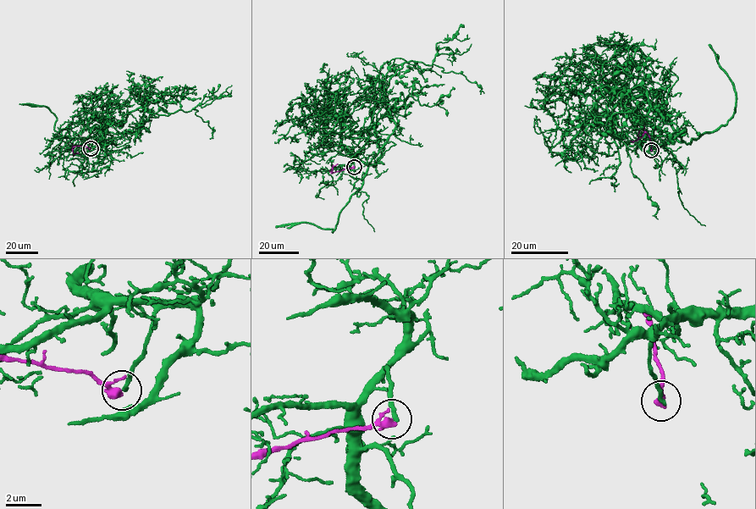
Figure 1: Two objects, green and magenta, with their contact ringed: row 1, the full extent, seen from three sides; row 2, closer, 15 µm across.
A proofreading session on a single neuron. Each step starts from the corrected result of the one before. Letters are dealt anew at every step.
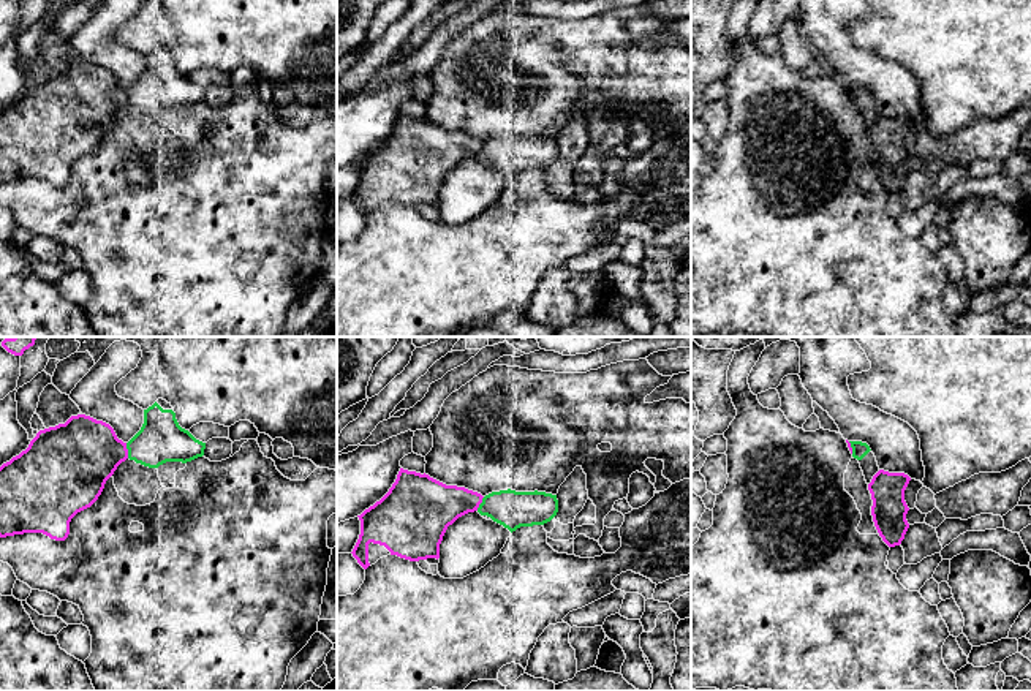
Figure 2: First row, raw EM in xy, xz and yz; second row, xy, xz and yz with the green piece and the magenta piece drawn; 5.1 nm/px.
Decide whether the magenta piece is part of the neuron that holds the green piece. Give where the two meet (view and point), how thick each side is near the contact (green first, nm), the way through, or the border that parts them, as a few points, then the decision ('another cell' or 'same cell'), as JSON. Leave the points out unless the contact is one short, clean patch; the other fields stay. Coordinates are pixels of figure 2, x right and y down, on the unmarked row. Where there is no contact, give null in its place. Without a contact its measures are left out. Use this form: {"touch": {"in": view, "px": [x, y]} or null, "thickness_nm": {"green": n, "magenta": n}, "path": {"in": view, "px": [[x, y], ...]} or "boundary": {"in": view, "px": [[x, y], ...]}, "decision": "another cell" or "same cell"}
{"touch": {"in": "xy", "px": [128, 97]}, "thickness_nm": {"green": 240, "magenta": 380}, "boundary": {"in": "xy", "px": [[125, 89], [128, 103]]}, "decision": "another cell"}

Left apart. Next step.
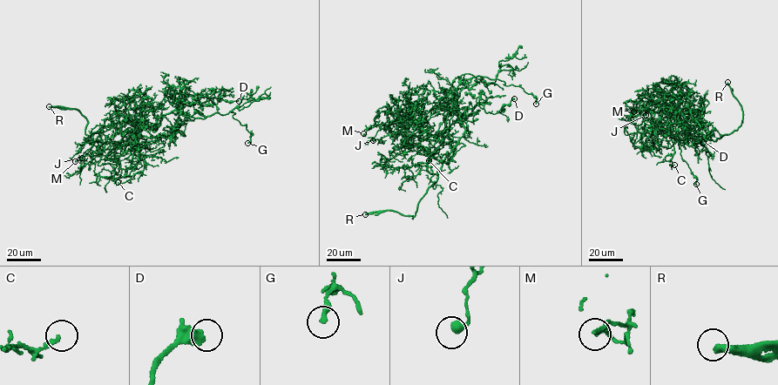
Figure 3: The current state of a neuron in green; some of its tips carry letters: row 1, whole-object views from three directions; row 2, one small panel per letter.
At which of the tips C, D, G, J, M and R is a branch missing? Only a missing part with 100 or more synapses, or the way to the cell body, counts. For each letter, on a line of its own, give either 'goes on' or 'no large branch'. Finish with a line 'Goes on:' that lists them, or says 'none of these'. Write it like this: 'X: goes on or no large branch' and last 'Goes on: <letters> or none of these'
C: no large branch
D: no large branch
G: no large branch
J: no large branch
M: no large branch
R: goes on
Goes on: R

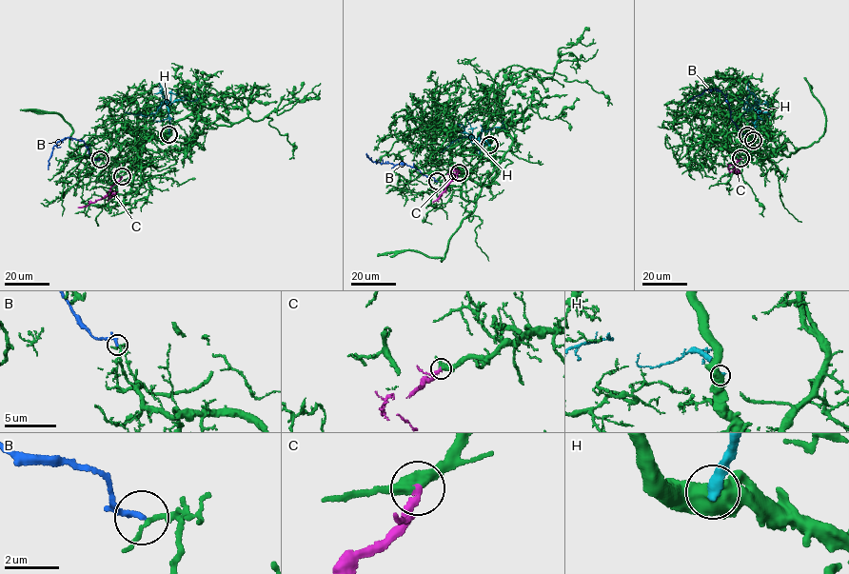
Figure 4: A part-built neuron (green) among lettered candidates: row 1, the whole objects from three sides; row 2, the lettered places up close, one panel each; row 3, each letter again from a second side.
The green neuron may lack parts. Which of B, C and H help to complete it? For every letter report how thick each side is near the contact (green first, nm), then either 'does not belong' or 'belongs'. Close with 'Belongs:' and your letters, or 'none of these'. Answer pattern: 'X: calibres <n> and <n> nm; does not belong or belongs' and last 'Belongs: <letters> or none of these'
B: calibres 160 and 140 nm; does not belong
C: calibres 460 and 280 nm; belongs
H: calibres 600 and 440 nm; does not belong
Belongs: C

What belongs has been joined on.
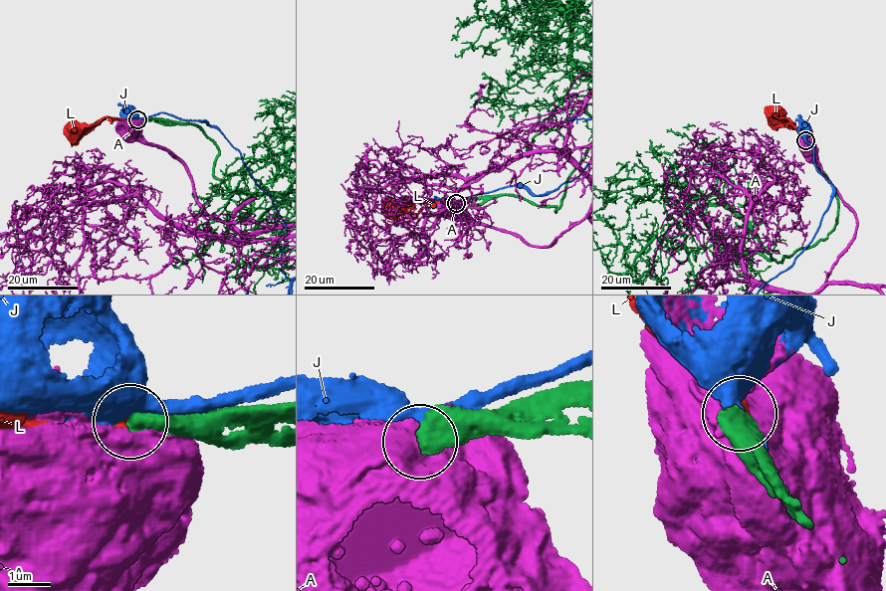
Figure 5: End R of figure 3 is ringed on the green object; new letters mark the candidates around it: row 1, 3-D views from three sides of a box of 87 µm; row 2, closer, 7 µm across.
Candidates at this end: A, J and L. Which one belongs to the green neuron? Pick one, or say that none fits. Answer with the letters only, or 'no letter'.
L

